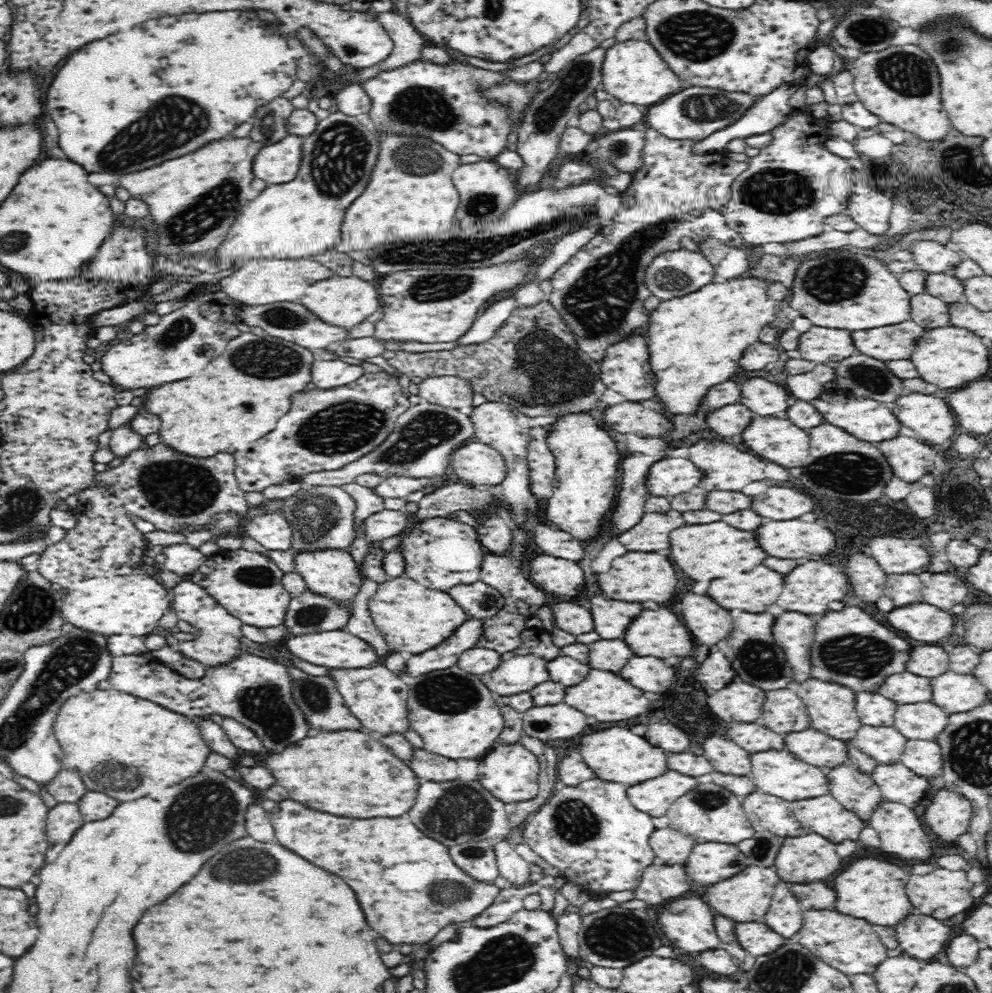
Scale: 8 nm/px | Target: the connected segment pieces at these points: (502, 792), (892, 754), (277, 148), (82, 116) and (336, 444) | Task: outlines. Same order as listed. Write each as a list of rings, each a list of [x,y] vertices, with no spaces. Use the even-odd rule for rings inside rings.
[[[502,743],[481,759],[477,774],[478,780],[496,798],[505,804],[520,803],[535,798],[539,789],[540,763],[522,743]]]
[[[862,725],[848,743],[882,765],[891,765],[901,762],[907,738],[894,726]]]
[[[287,134],[278,142],[263,146],[254,157],[254,178],[270,185],[292,182],[300,166],[302,141],[303,138]]]
[[[241,10],[210,12],[210,14],[182,14],[182,16],[166,16],[158,20],[144,22],[142,26],[130,28],[128,32],[108,36],[98,42],[90,42],[82,49],[72,54],[66,64],[60,68],[53,78],[48,89],[47,108],[52,114],[56,126],[58,126],[58,144],[66,150],[68,158],[76,164],[84,166],[88,172],[109,173],[114,175],[128,175],[130,173],[152,168],[164,160],[172,160],[178,156],[184,156],[188,152],[194,152],[202,148],[204,144],[212,140],[224,138],[228,132],[232,132],[236,126],[252,118],[254,110],[262,104],[268,104],[287,90],[297,80],[297,64],[292,57],[286,40],[282,40],[278,34],[272,34],[264,28],[260,28],[260,20]]]
[[[386,371],[364,373],[350,384],[328,390],[320,388],[302,390],[301,393],[294,394],[290,410],[277,420],[274,430],[255,441],[250,447],[233,452],[238,486],[244,493],[260,492],[267,486],[297,480],[308,473],[340,470],[360,460],[362,456],[374,452],[396,428],[398,417],[410,407],[410,400],[404,396],[398,378]]]

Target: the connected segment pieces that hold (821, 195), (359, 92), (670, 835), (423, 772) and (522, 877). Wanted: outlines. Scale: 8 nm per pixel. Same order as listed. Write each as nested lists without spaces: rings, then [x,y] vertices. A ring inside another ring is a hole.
[[[806,108],[793,111],[786,122],[772,130],[774,140],[766,148],[760,148],[757,156],[748,157],[748,169],[736,178],[731,188],[730,200],[726,205],[726,222],[738,231],[749,249],[755,250],[768,242],[786,244],[820,236],[825,231],[824,218],[846,212],[846,194],[852,184],[852,170],[847,159],[836,158],[823,145],[830,137],[827,129],[829,122],[830,119],[819,118]]]
[[[346,83],[335,96],[333,102],[335,110],[351,117],[369,114],[372,111],[372,98],[366,93],[362,83]]]
[[[669,826],[654,830],[649,843],[654,849],[654,863],[658,865],[684,865],[693,846],[698,841],[694,837],[674,830]]]
[[[413,748],[408,765],[420,780],[438,782],[458,779],[458,763],[456,761],[432,754],[422,748]]]
[[[507,841],[495,842],[499,875],[508,880],[516,888],[524,888],[531,884],[532,870],[528,867],[530,861],[524,858],[513,844]]]

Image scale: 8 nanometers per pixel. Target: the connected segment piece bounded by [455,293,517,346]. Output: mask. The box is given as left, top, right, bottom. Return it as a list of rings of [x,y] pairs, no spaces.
[[[512,293],[490,304],[486,311],[474,322],[474,325],[470,327],[470,330],[464,336],[455,340],[457,346],[470,346],[470,344],[488,342],[496,334],[496,331],[504,325],[516,306]]]

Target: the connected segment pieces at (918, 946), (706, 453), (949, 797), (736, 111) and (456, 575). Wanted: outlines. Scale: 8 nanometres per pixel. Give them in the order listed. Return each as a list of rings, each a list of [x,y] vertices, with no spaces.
[[[910,914],[896,926],[896,934],[904,952],[925,963],[928,958],[935,960],[942,956],[950,940],[950,926],[924,914]]]
[[[702,440],[690,448],[690,456],[687,458],[704,472],[702,488],[708,490],[742,490],[746,484],[764,478],[764,466],[766,466],[764,460],[726,442]]]
[[[940,788],[925,810],[925,823],[944,840],[956,840],[968,830],[972,818],[972,803],[957,792]]]
[[[688,87],[680,94],[668,98],[663,104],[650,107],[646,122],[650,128],[671,141],[699,141],[710,136],[715,130],[724,128],[736,122],[758,97],[738,92],[723,92],[723,90],[704,87]]]
[[[451,518],[425,520],[418,529],[404,537],[398,546],[406,559],[404,574],[425,588],[446,592],[452,586],[478,582],[486,550],[477,536],[475,528]]]

